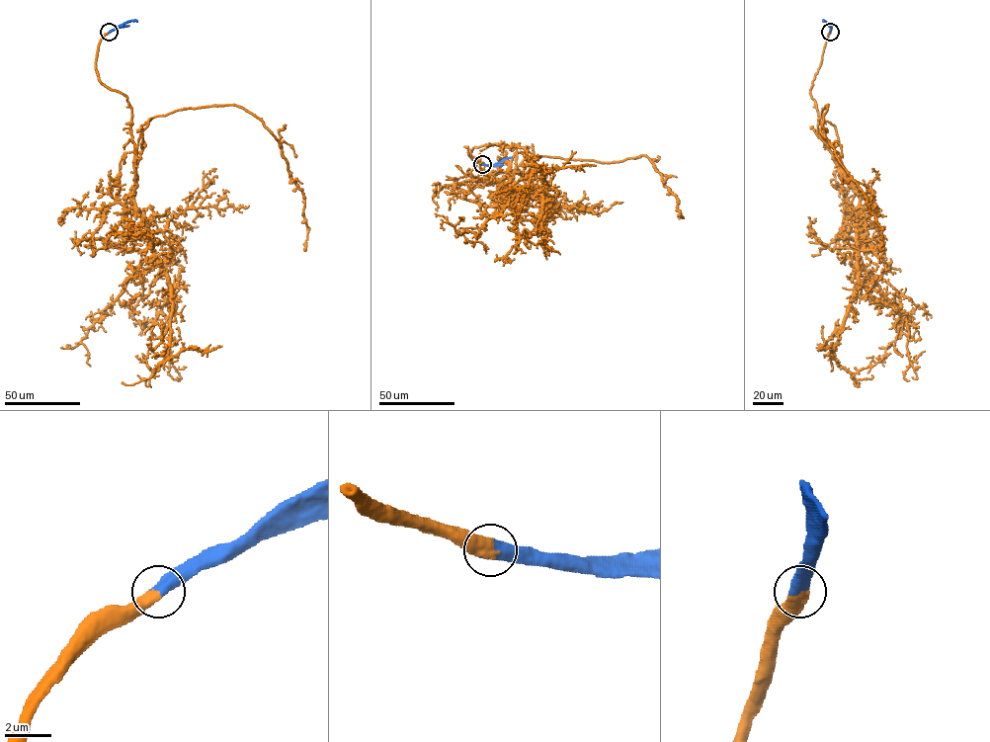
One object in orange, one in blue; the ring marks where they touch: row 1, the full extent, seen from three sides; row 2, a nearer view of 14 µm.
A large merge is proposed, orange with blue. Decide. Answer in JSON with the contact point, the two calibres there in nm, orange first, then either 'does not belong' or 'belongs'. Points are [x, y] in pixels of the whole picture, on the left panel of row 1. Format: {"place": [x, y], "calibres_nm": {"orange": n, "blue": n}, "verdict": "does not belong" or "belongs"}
{"place": [109, 32], "calibres_nm": {"orange": 600, "blue": 600}, "verdict": "belongs"}

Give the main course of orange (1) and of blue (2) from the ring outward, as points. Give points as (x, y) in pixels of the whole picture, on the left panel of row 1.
1: (109, 32), (97, 73), (126, 97), (134, 153), (153, 117), (245, 109), (279, 142), (301, 192), (304, 249)
2: (109, 32), (132, 20), (137, 22)

